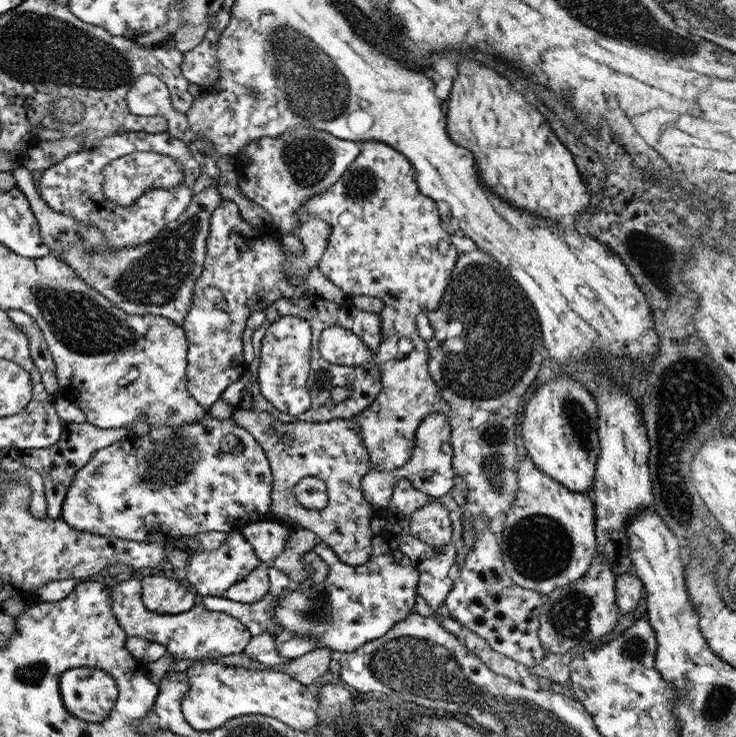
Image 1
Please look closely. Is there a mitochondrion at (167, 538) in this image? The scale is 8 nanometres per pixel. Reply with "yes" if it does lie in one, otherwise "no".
no

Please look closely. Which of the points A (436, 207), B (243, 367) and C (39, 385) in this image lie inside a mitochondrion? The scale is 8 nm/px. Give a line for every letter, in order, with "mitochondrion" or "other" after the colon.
A: other
B: other
C: other

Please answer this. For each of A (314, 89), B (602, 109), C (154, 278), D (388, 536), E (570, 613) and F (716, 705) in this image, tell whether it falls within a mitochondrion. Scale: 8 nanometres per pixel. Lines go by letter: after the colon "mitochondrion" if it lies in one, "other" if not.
A: mitochondrion
B: other
C: mitochondrion
D: other
E: mitochondrion
F: mitochondrion

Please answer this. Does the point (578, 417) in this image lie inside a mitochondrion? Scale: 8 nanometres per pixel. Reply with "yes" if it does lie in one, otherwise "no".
yes

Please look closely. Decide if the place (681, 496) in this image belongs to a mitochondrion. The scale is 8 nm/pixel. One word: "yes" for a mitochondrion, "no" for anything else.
yes

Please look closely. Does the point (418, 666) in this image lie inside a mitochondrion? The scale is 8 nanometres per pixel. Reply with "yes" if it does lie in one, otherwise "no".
yes

